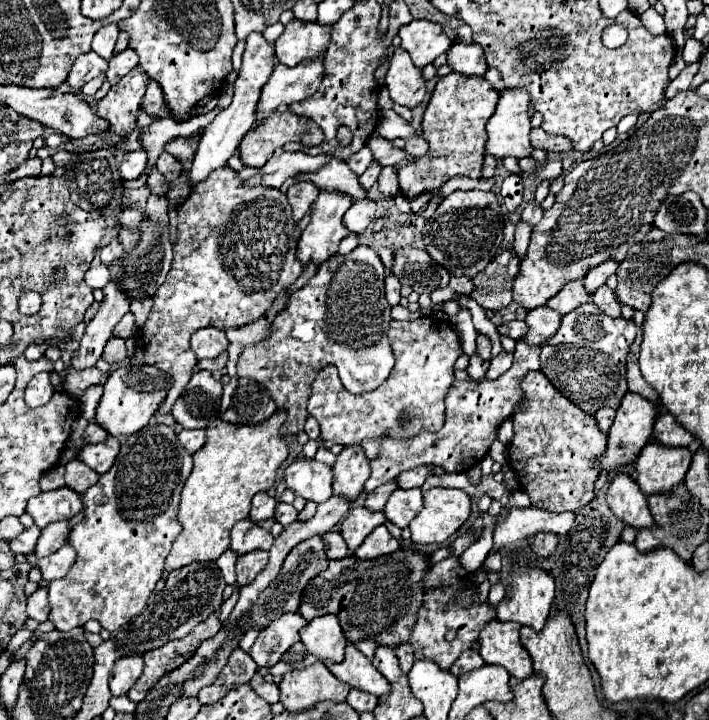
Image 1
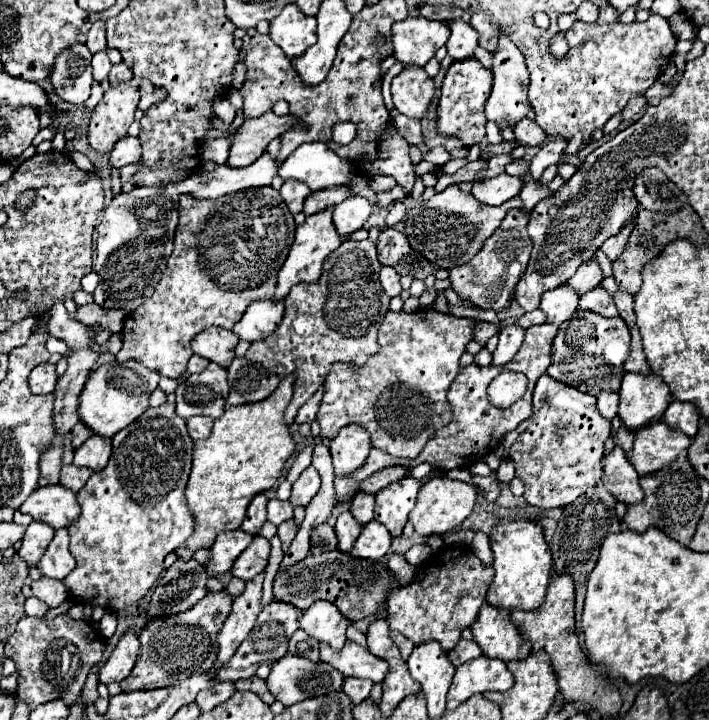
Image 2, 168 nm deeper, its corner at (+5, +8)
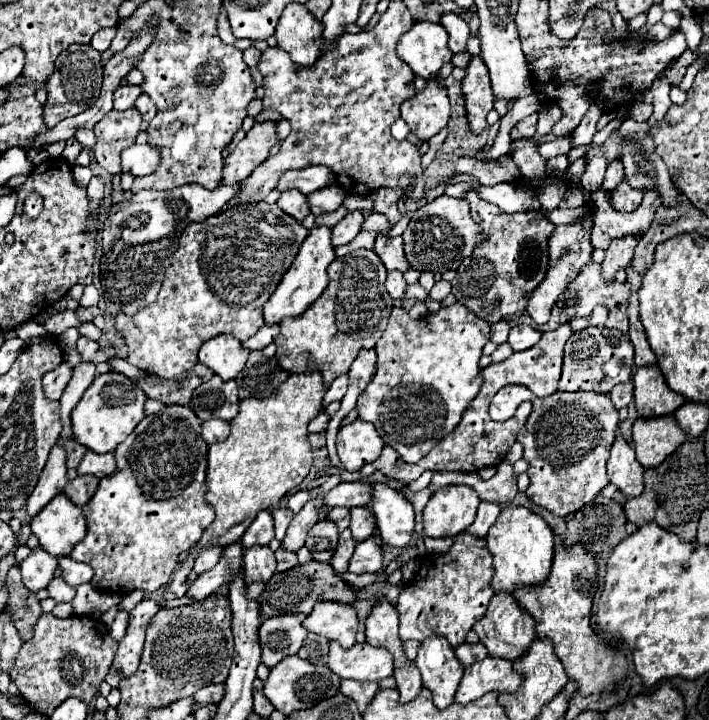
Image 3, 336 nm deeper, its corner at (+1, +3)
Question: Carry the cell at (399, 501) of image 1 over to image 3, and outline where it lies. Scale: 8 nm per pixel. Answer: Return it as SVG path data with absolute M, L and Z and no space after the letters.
M371 483L371 509L381 529L381 539L391 547L407 547L413 537L413 505L385 483Z

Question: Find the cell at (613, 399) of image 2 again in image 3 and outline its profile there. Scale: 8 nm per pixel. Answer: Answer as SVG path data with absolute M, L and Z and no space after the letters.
M629 379L627 383L619 383L619 385L615 385L615 387L611 389L609 395L611 395L613 405L615 405L617 409L627 407L627 405L631 403L631 399L633 399L633 381Z

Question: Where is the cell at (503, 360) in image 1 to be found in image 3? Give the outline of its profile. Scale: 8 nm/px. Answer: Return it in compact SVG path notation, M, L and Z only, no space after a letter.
M515 325L509 333L509 345L513 351L525 351L531 349L535 343L539 343L541 333L529 325Z

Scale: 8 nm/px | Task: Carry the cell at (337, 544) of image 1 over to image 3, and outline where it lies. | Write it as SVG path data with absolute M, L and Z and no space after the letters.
M321 519L311 527L305 545L311 551L315 561L329 563L333 553L335 553L337 539L339 539L339 531L337 531L335 523L329 519Z

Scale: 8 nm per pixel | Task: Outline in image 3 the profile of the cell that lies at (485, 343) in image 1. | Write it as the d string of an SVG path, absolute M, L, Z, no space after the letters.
M501 321L501 323L495 323L493 327L491 327L491 341L495 341L497 345L501 345L501 343L505 343L507 341L507 335L509 335L509 323L507 321Z

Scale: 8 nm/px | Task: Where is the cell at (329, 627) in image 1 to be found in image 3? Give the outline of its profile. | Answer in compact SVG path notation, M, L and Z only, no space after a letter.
M321 601L315 603L313 611L305 617L303 627L327 637L329 641L339 641L343 649L349 649L355 645L357 613L353 605L339 601Z

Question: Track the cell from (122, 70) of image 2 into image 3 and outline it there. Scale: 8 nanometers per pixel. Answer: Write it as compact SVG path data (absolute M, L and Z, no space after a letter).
M119 85L113 93L113 109L115 111L127 111L133 107L133 103L137 101L137 97L141 95L141 87L135 85Z

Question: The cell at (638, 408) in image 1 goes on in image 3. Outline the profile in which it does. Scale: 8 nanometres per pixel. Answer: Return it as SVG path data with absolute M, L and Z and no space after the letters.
M659 365L639 367L633 375L635 383L635 405L639 415L643 417L659 417L671 415L677 407L685 403L681 393L675 393L667 387L665 377Z

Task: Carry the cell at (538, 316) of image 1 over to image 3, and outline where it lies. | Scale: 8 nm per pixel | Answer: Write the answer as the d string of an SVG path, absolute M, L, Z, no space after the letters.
M589 261L585 265L585 269L581 269L581 273L577 275L575 281L569 283L567 293L557 301L559 307L567 313L567 315L591 315L595 305L603 305L609 309L609 319L607 319L607 329L617 329L623 335L627 335L629 331L629 317L627 317L627 305L629 305L629 297L631 297L631 285L629 283L617 283L617 281L605 281L601 275L601 263Z

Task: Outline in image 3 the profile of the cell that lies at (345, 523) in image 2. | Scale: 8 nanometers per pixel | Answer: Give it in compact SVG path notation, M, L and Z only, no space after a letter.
M345 529L341 535L339 535L339 545L335 549L335 555L331 559L331 567L341 575L347 571L347 565L349 565L349 559L355 551L355 541L351 537L351 529Z

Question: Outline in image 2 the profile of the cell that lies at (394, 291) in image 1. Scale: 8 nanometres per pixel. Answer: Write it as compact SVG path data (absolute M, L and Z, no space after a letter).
M383 266L381 274L379 274L381 286L387 292L387 296L399 296L401 294L401 284L399 284L399 274L391 268L391 266Z

